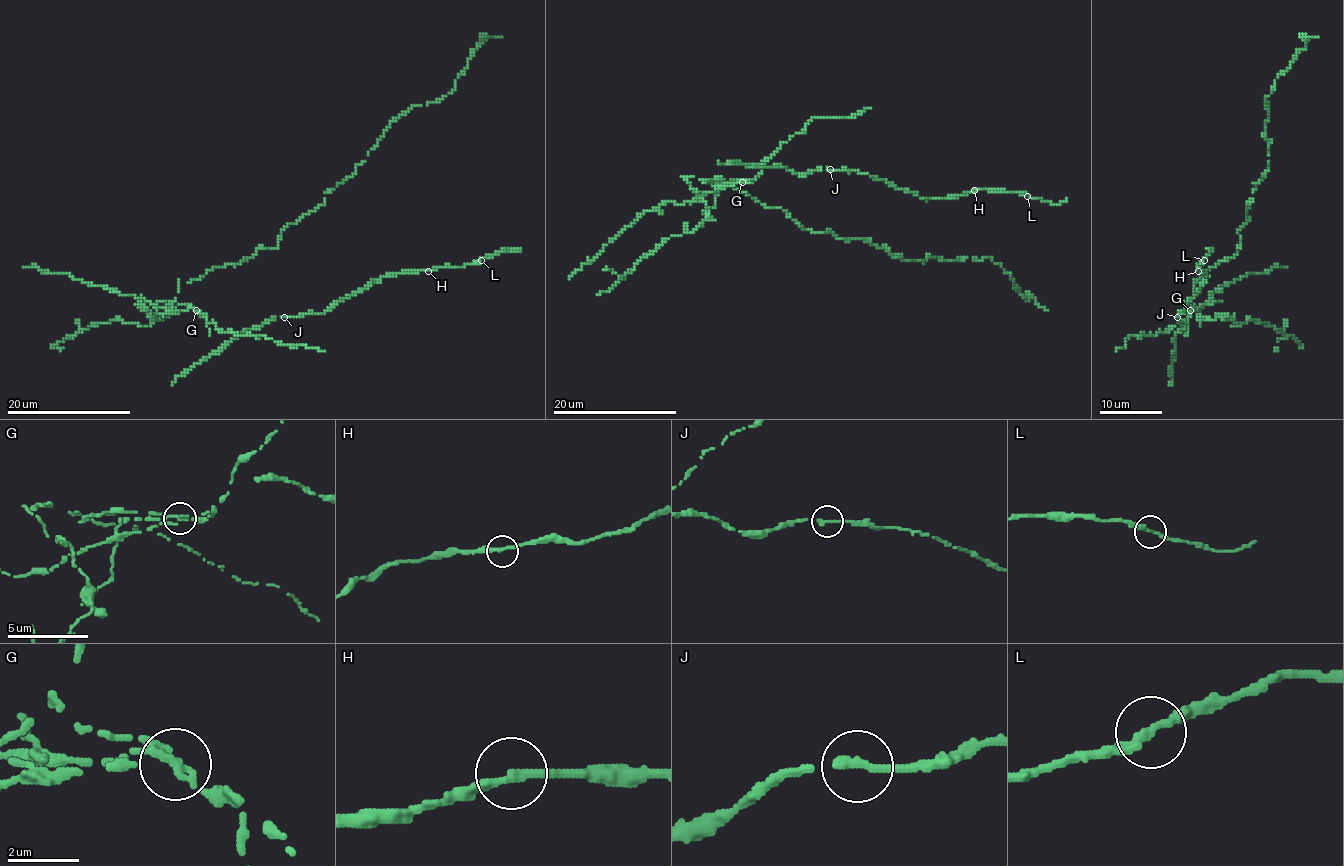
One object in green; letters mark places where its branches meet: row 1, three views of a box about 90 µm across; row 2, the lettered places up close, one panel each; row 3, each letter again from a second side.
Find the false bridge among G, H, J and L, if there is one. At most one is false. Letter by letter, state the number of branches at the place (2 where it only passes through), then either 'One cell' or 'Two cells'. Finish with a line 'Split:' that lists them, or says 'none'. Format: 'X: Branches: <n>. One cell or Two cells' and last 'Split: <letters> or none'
G: Branches: 2. Two cells
H: Branches: 2. One cell
J: Branches: 2. One cell
L: Branches: 2. One cell
Split: G

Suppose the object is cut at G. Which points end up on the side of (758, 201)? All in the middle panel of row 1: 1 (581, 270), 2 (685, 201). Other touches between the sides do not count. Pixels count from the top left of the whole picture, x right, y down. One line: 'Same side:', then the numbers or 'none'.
Same side: none

